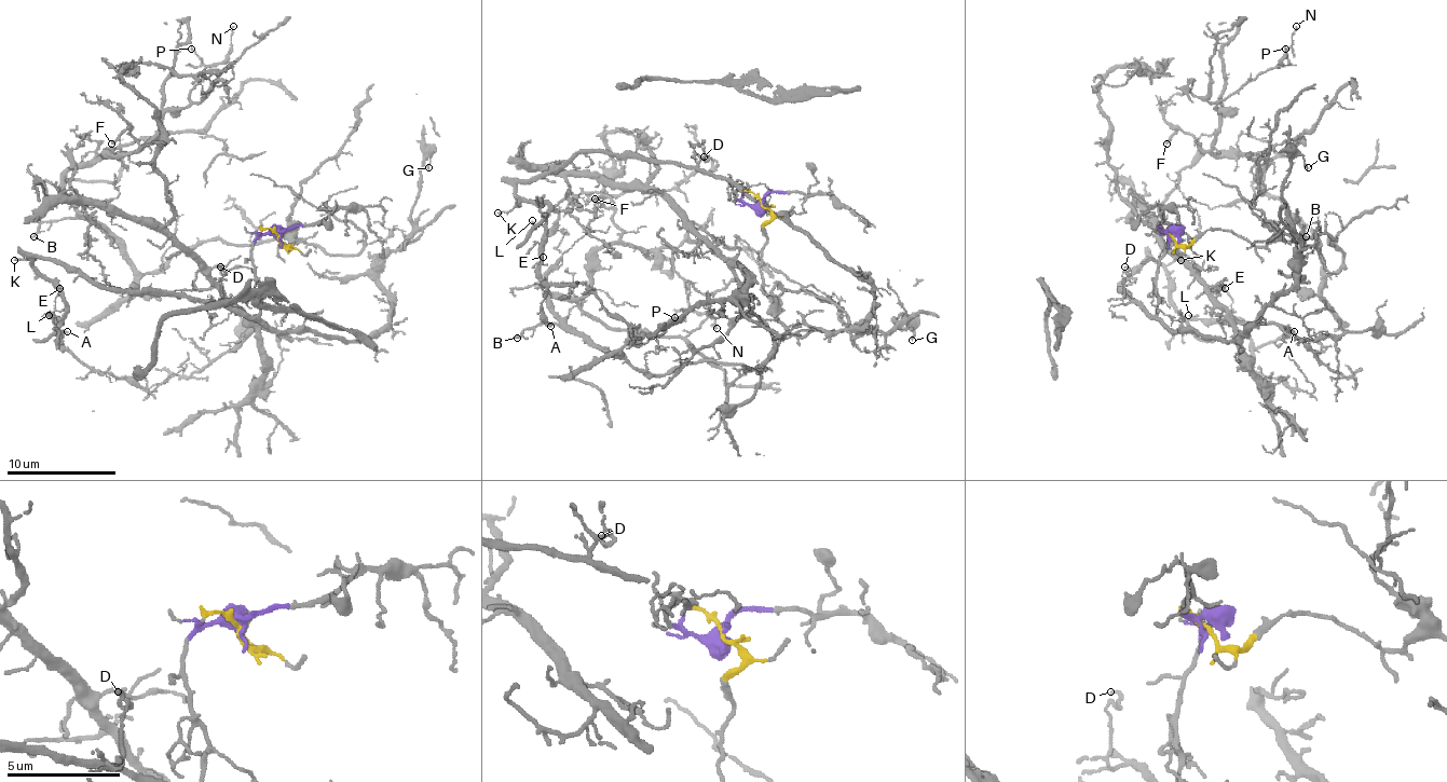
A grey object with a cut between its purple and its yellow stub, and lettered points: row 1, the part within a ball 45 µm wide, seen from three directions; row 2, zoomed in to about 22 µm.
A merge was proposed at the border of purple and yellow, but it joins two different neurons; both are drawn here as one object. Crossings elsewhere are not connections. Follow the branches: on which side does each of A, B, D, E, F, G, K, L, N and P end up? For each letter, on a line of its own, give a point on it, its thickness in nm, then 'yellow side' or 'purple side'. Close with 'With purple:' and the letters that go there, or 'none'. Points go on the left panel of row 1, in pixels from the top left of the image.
A: place (67, 331); calibre 200 nm; purple side
B: place (33, 236); calibre 180 nm; yellow side
D: place (220, 266); calibre 150 nm; purple side
E: place (59, 288); calibre 120 nm; purple side
F: place (111, 143); calibre 180 nm; yellow side
G: place (428, 167); calibre 120 nm; purple side
K: place (14, 260); calibre 110 nm; purple side
L: place (49, 315); calibre 130 nm; purple side
N: place (233, 26); calibre 110 nm; yellow side
P: place (191, 49); calibre 110 nm; yellow side
With purple: A, D, E, G, K, L

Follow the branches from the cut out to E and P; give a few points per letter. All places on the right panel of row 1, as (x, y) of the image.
E: (1172, 237), (1152, 317), (1119, 287), (1149, 257), (1165, 270), (1174, 305), (1188, 319), (1232, 317), (1224, 289)
P: (1172, 237), (1328, 234), (1341, 264), (1323, 270), (1259, 154), (1213, 152), (1215, 106), (1284, 47)

